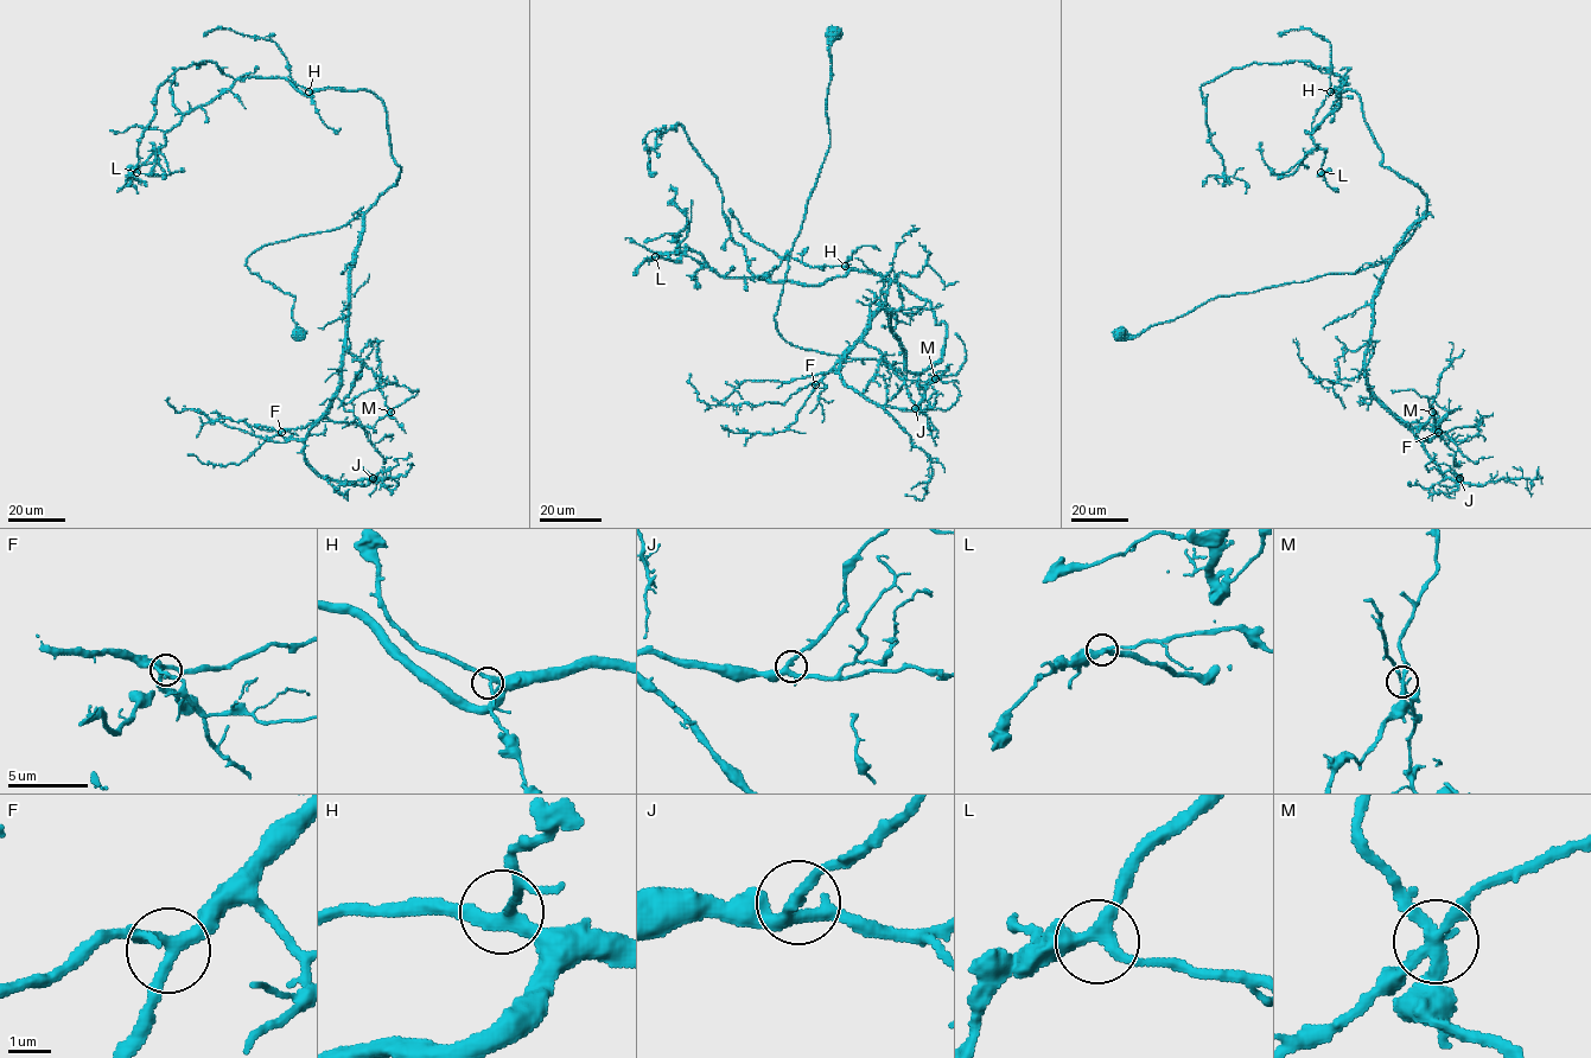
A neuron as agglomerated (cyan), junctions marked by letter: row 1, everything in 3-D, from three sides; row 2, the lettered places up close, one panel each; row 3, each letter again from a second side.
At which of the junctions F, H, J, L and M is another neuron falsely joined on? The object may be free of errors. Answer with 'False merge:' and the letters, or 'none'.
False merge: M

